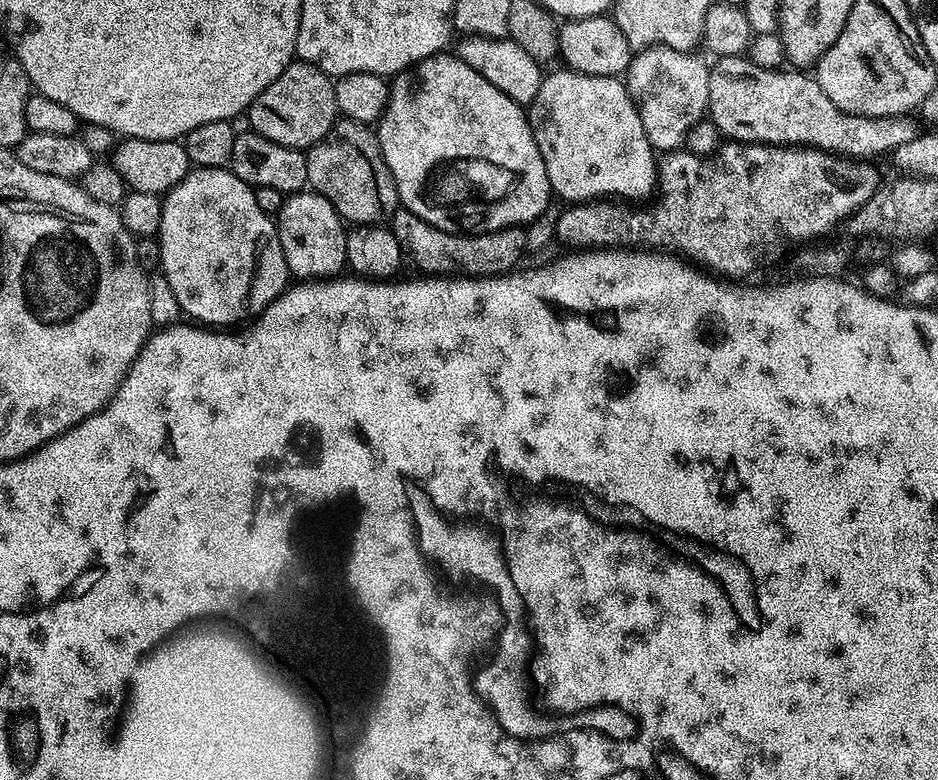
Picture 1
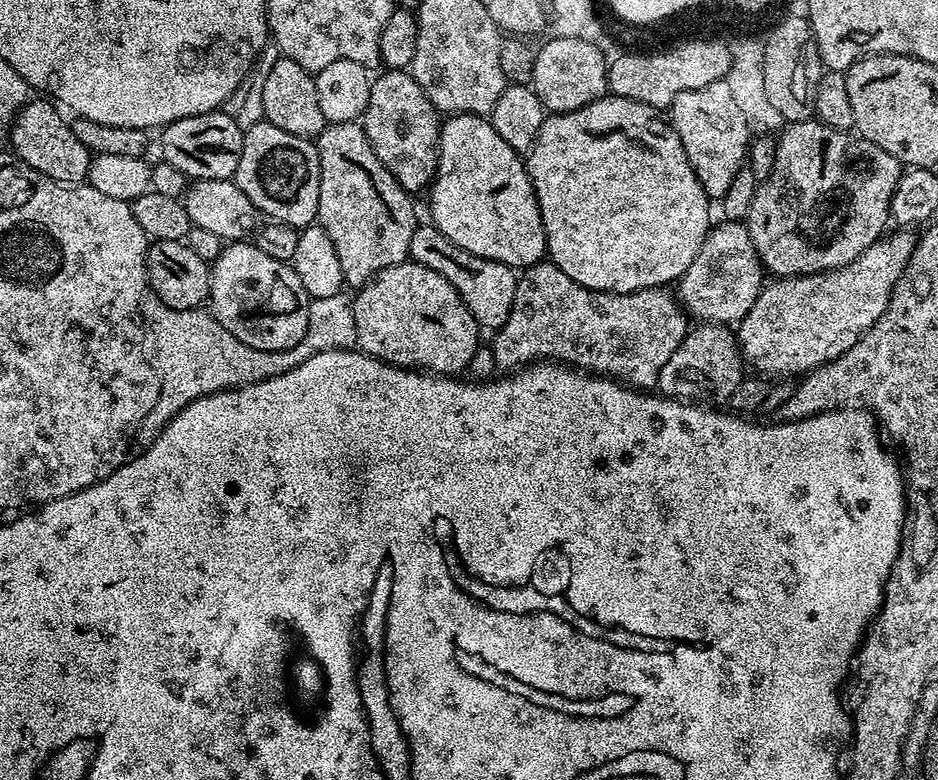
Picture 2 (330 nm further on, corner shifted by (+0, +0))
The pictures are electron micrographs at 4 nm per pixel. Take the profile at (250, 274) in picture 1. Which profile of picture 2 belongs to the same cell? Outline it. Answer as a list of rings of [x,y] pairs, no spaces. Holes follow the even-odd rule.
[[[237,240],[221,247],[210,269],[206,304],[230,335],[254,350],[281,352],[298,346],[306,334],[310,297],[291,263],[270,258],[254,242]]]

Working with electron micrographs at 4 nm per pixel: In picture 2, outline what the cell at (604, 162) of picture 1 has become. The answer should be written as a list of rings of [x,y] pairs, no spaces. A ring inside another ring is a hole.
[[[607,95],[600,100],[590,102],[573,112],[557,112],[545,115],[542,126],[536,135],[536,141],[526,153],[526,167],[528,177],[532,179],[532,189],[538,202],[538,210],[544,227],[546,252],[551,263],[559,266],[562,274],[570,274],[574,282],[586,286],[590,290],[599,292],[637,292],[643,288],[663,288],[679,281],[684,271],[694,262],[702,242],[708,237],[713,227],[712,208],[710,197],[704,192],[702,182],[694,174],[690,166],[690,158],[686,158],[686,150],[682,146],[682,138],[671,126],[667,119],[664,120],[657,109],[646,106],[642,102],[634,102],[630,98]]]

